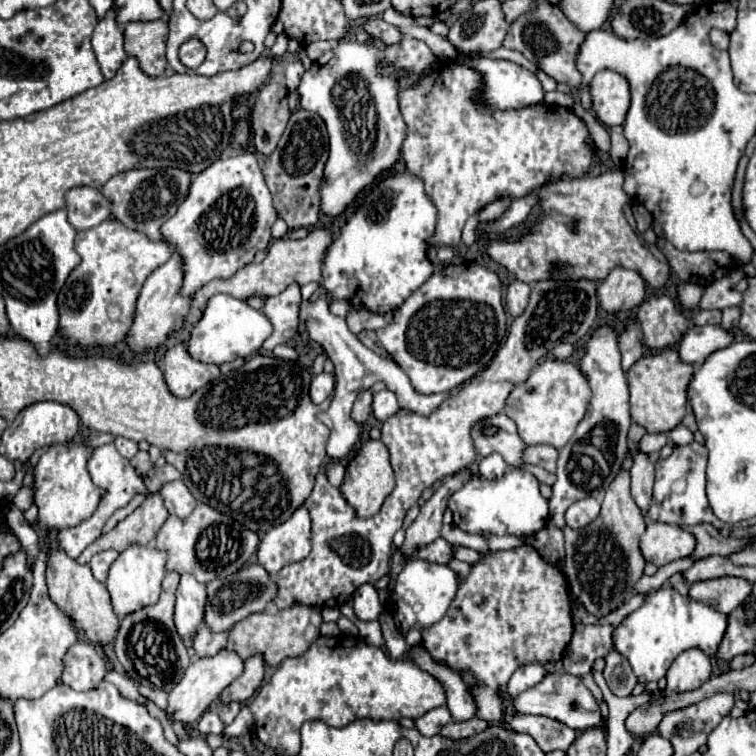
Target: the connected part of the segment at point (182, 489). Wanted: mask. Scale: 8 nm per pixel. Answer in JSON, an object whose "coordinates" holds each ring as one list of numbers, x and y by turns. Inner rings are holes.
{"coordinates":[[181,479,165,483,159,489,159,495,163,497,163,503,165,503,169,515,179,517,179,519,187,519,197,505,195,497,189,493,189,489,185,487,185,483]]}

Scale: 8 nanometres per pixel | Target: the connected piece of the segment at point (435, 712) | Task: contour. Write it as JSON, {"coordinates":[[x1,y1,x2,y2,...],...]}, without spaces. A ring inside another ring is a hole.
{"coordinates":[[445,705,437,707,437,709,431,709,429,713,425,713,423,717,415,719,417,721,417,729,425,735,425,737,433,737,437,735,447,723,451,723,451,713]]}

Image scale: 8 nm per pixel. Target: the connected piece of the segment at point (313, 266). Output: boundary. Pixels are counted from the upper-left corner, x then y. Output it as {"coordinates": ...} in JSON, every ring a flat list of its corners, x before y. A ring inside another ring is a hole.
{"coordinates":[[313,229,305,239,293,241,293,239,277,239,271,247,269,253,265,257,263,263,251,263,247,267,243,267,239,273,235,273,235,277,227,279,227,281,211,281,207,285,203,285,193,297,191,297,191,309,187,313,187,321,195,323,199,321,199,317,203,315,207,297,215,295,215,293,229,293,229,295,237,295,237,299,247,299,251,295,277,295,281,293,287,285,291,283,299,283,305,285,309,281,321,283,323,281,323,257,327,253,327,249,331,247,335,235,329,229]]}

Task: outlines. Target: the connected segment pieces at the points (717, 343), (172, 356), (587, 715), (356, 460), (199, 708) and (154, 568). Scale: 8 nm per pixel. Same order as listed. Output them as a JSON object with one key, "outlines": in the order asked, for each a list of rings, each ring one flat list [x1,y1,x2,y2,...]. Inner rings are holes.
{"outlines":[[[695,325,683,335,679,343,679,357,691,365,701,365,709,353,723,349,733,341,733,331,725,331,721,325]],[[183,343,171,347,163,357,163,375,175,397,191,397,197,389,221,375,219,365,205,365,191,359]],[[549,673,543,677,543,681,531,689,527,689,525,693,521,693,515,701,513,701,515,709,523,715,545,715,551,719,557,719,565,725,569,725,575,731,583,731,583,729,591,729,601,725,601,711,599,711,599,703,593,697,593,693,583,685,583,681,579,677,573,677,569,673]],[[373,439,363,443,345,469,345,477,341,485,341,495,345,497,345,501,355,509,359,517,371,517,381,509,393,487,395,487,395,479,393,479,393,469,389,465,387,447,381,441,373,441]],[[221,649,215,657,195,659,187,667,183,679,175,685,175,689,167,697,167,709,165,709,167,717,183,725,191,725,199,721,199,717,209,709,209,705,219,697,219,693,225,687,229,687,229,683,233,683,241,673,243,673,243,659,237,653,231,653,227,649]],[[131,545,113,561,109,575,107,575,107,589,111,593,113,611,119,619,131,615,143,607,155,605,161,591,161,581,165,577,165,553,157,551,155,547,141,547]]]}

